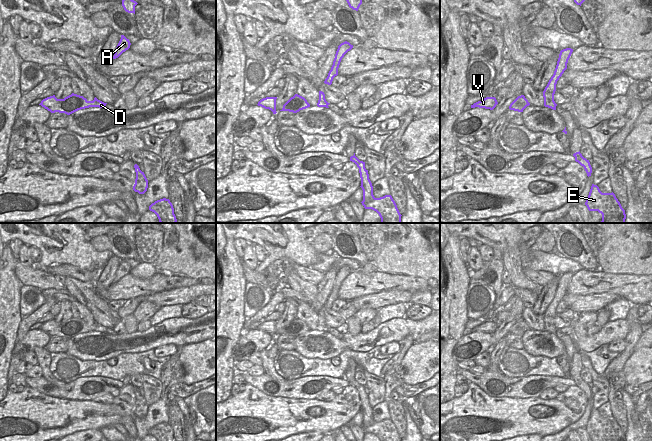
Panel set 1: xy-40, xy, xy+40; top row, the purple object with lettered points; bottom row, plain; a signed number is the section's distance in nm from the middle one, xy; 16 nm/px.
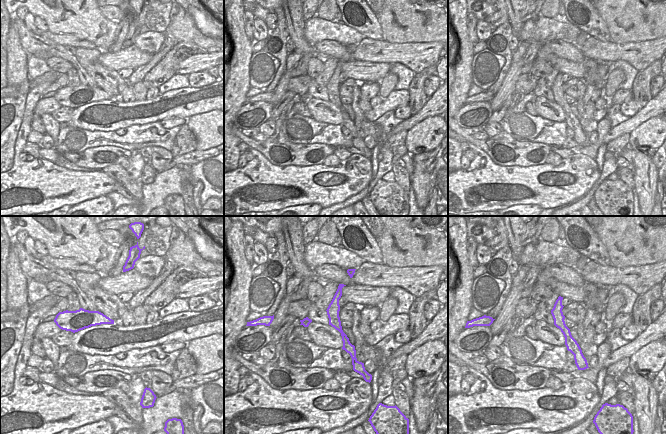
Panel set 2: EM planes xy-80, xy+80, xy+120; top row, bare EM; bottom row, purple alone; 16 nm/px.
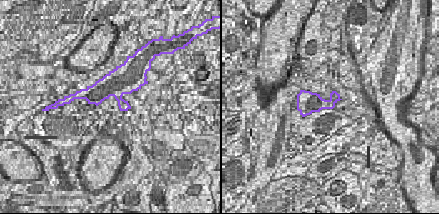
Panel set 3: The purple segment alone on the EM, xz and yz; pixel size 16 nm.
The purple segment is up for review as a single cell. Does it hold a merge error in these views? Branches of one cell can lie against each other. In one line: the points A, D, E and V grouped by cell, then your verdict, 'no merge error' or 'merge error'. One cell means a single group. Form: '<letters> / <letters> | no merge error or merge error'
A E / D V | merge error

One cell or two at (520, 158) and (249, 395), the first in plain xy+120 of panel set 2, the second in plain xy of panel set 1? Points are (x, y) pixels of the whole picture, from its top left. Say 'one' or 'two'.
two

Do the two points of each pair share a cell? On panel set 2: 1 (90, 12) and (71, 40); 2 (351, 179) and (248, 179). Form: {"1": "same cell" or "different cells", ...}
{"1": "different cells", "2": "same cell"}

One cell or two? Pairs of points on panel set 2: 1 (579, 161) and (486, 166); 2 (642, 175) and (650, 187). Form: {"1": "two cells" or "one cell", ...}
{"1": "one cell", "2": "one cell"}

